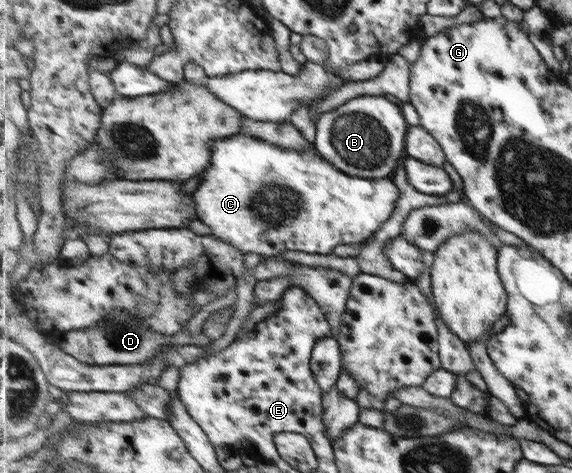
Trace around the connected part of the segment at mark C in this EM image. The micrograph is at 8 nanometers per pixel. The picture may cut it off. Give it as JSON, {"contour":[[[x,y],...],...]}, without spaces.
{"contour":[[[242,133],[229,137],[228,139],[216,140],[215,143],[211,145],[211,164],[201,173],[201,182],[193,191],[193,198],[198,217],[209,227],[211,235],[233,245],[242,253],[256,253],[258,255],[263,255],[267,259],[269,257],[276,257],[281,253],[286,253],[286,251],[304,251],[306,253],[328,255],[333,253],[333,251],[342,244],[359,244],[366,241],[391,219],[398,201],[401,198],[401,191],[393,180],[393,177],[368,179],[347,175],[333,166],[331,162],[328,162],[323,155],[317,151],[316,147],[311,147],[311,149],[305,149],[304,151],[294,151],[293,149],[284,149],[273,143],[268,143],[263,139],[260,140]]]}

